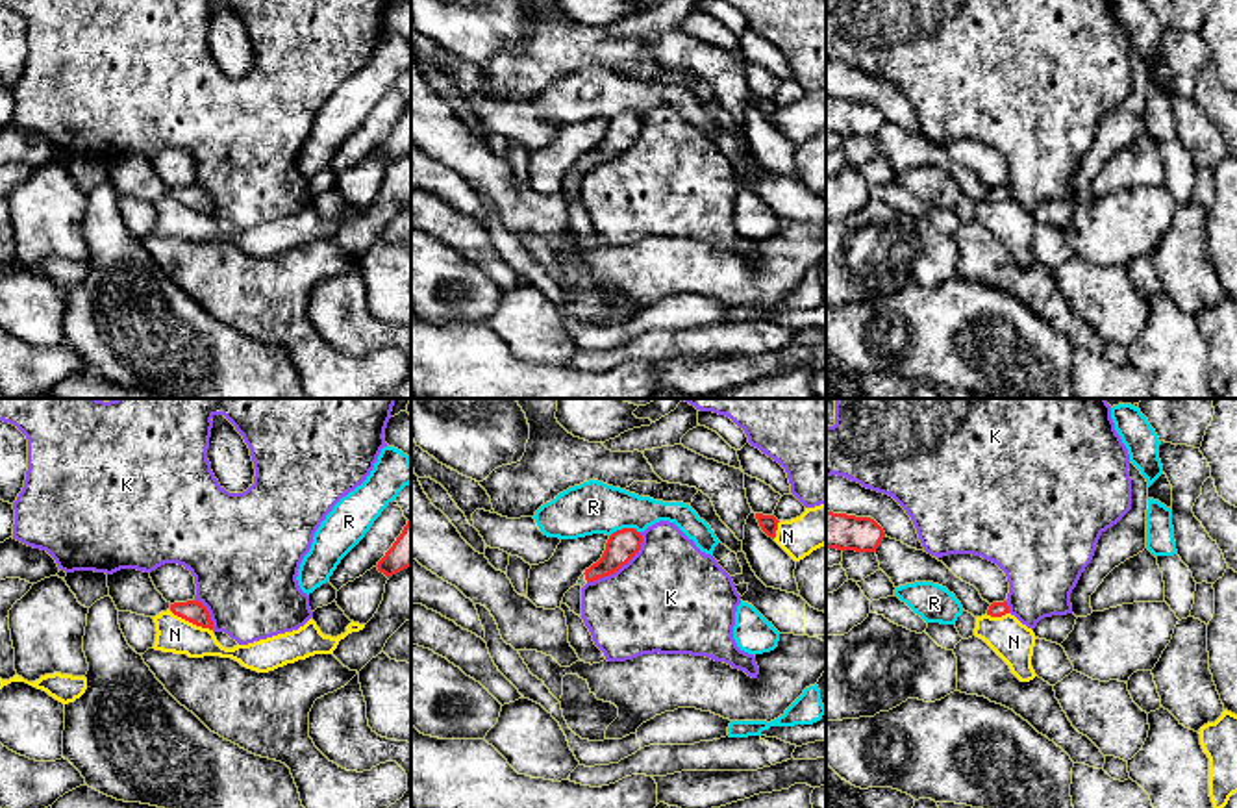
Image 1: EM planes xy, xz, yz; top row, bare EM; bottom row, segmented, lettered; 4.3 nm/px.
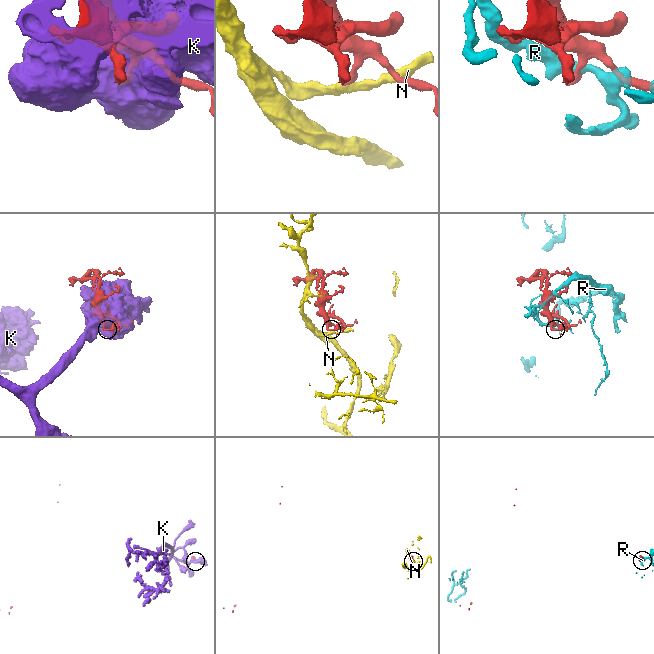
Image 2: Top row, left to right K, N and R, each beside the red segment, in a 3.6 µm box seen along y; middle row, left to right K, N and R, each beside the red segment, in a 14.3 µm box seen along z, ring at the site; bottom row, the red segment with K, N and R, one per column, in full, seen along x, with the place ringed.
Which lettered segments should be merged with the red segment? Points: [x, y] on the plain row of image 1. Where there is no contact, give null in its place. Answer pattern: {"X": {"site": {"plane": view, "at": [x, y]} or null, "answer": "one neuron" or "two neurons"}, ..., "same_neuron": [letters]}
{"K": {"site": {"plane": "xz", "at": [621, 151]}, "answer": "two neurons"}, "N": {"site": {"plane": "xy", "at": [191, 206]}, "answer": "two neurons"}, "R": {"site": {"plane": "xz", "at": [624, 113]}, "answer": "two neurons"}, "same_neuron": []}

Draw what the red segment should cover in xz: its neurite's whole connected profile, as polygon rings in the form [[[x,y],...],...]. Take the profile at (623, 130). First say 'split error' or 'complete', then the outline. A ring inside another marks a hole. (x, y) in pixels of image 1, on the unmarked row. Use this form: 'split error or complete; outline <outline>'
complete; outline [[[622,113],[613,117],[606,128],[602,143],[585,154],[585,165],[594,167],[617,158],[639,137],[641,128],[643,120],[635,113]]]

